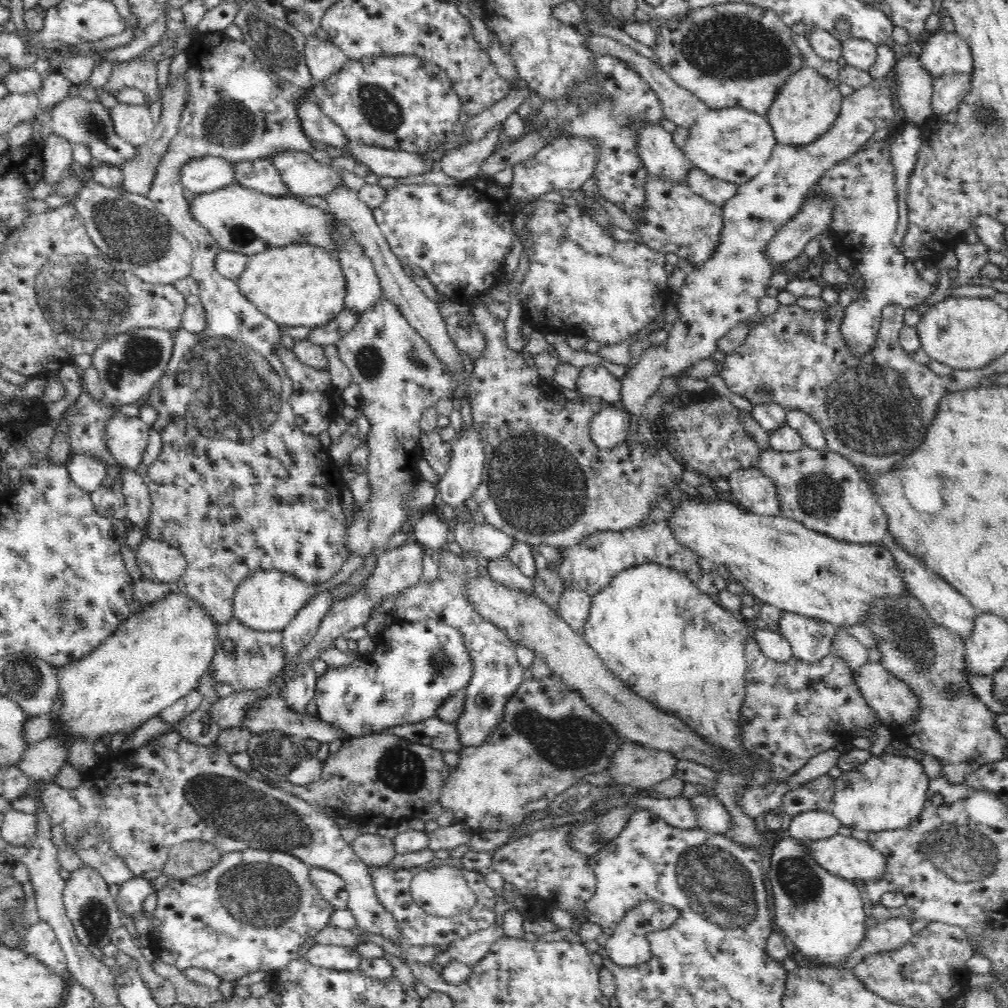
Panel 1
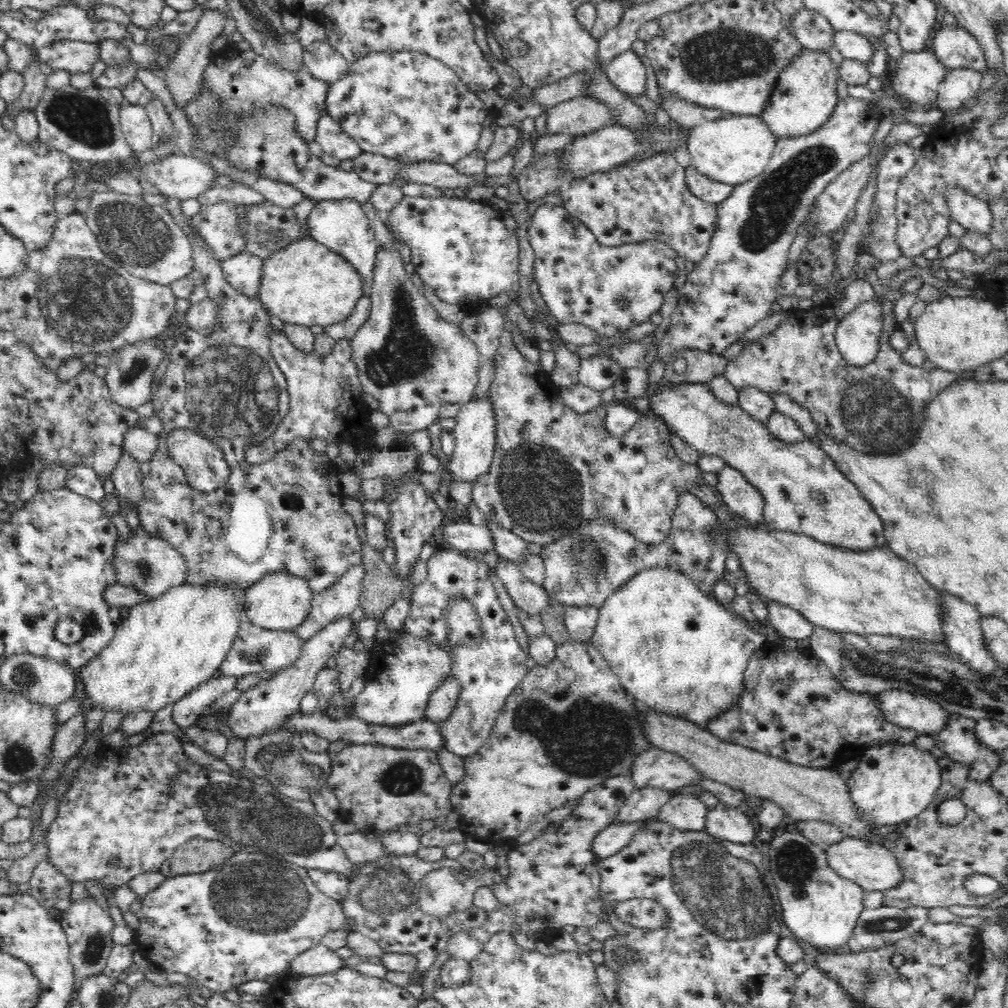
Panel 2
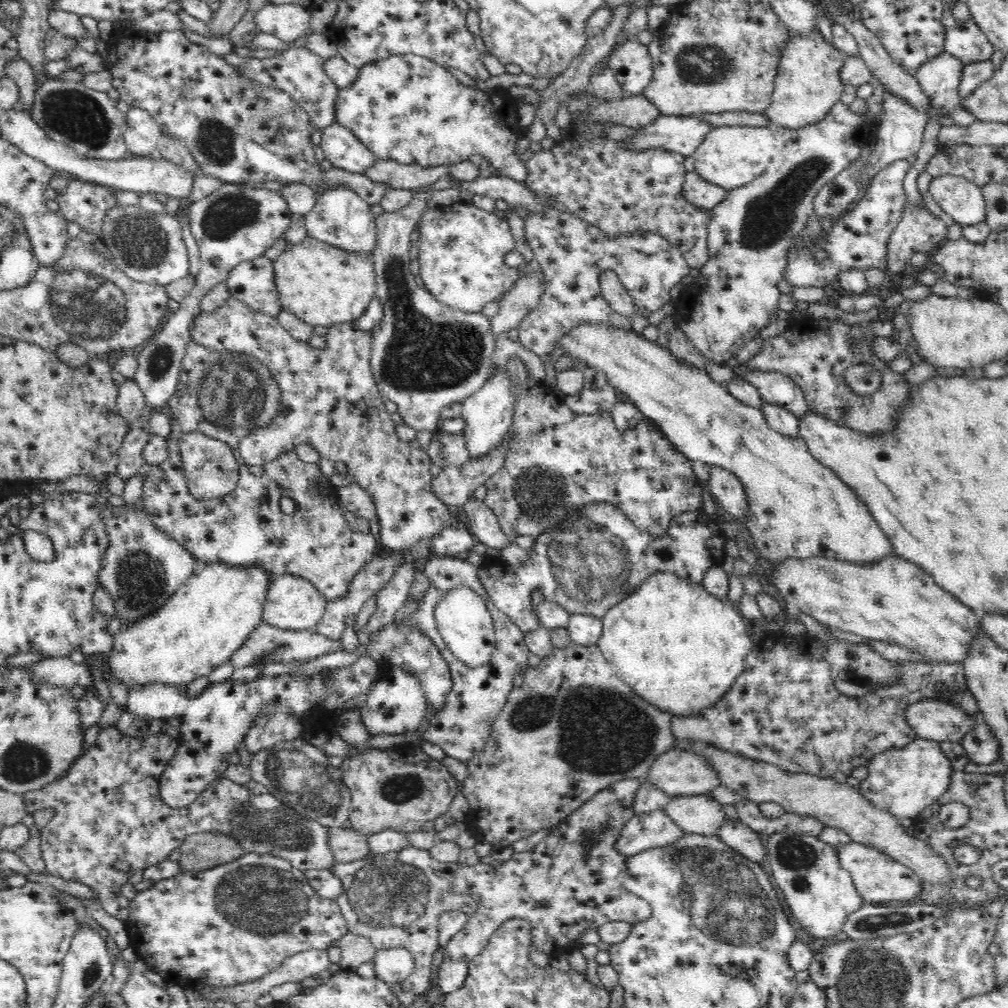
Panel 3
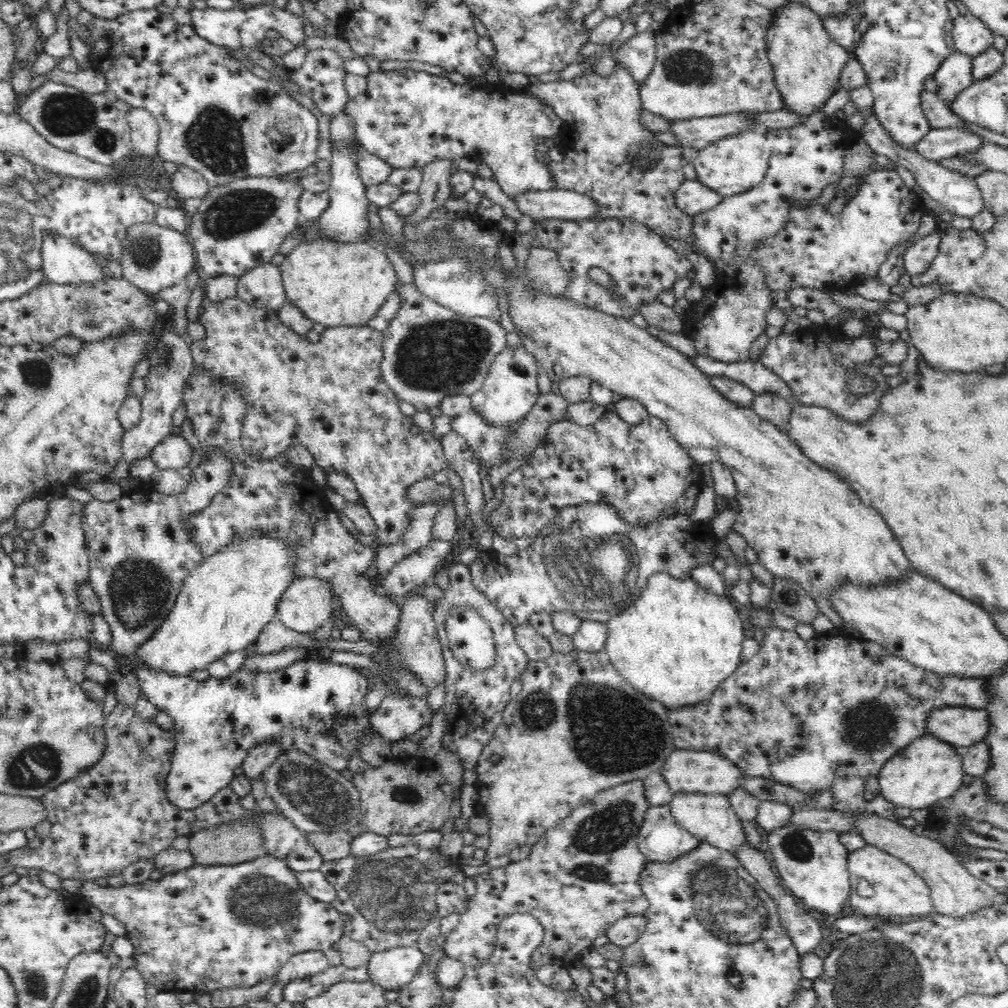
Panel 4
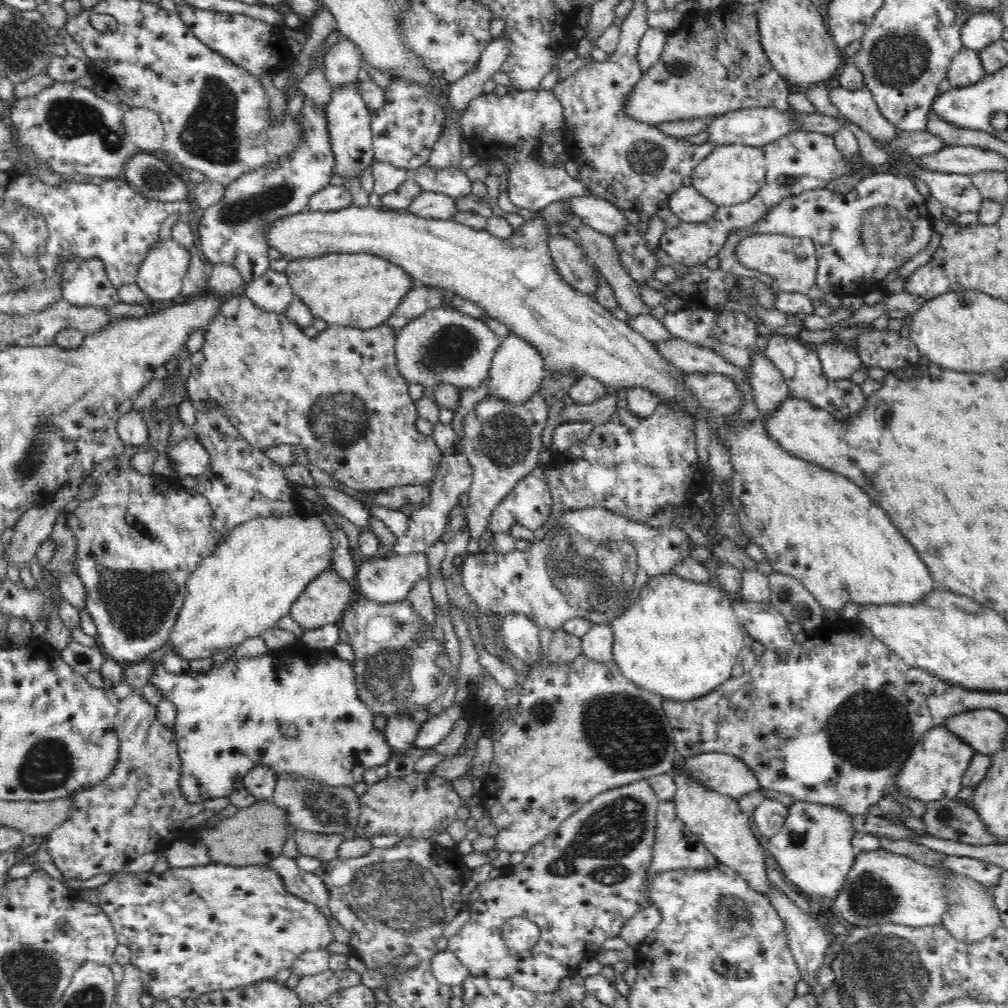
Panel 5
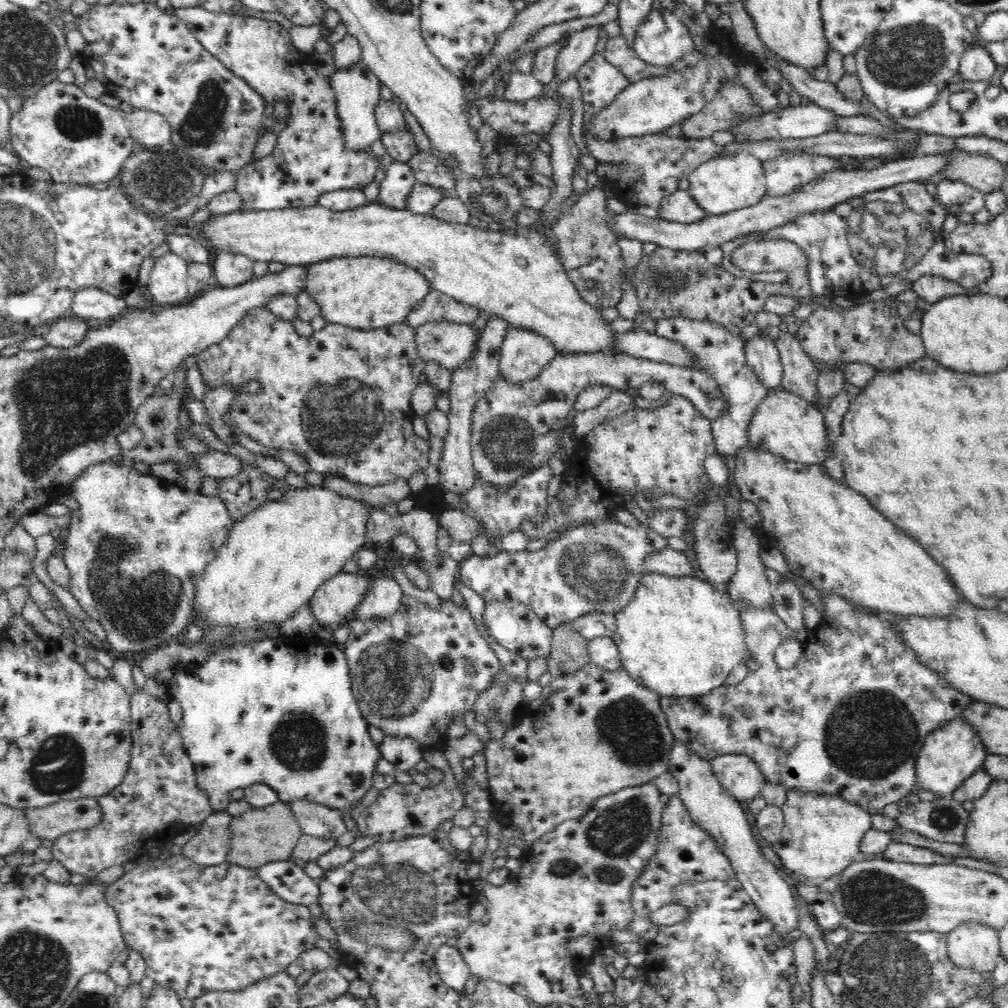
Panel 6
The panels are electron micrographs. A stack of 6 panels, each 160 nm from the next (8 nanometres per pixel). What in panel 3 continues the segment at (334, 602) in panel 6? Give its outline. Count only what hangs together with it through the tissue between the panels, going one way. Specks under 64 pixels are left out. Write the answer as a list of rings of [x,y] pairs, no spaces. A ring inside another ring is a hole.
[[[285,574],[272,578],[262,601],[262,623],[283,630],[313,630],[322,620],[326,601],[316,587],[301,576]]]

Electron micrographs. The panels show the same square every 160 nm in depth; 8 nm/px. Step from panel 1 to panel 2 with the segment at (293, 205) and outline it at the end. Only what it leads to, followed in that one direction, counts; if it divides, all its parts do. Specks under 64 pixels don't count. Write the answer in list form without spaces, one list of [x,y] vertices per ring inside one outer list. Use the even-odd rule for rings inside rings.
[[[266,200],[261,204],[243,205],[238,215],[237,228],[243,236],[243,251],[261,259],[273,255],[274,252],[288,246],[291,242],[310,237],[307,220],[300,220],[292,208],[282,208],[277,204],[268,203]]]

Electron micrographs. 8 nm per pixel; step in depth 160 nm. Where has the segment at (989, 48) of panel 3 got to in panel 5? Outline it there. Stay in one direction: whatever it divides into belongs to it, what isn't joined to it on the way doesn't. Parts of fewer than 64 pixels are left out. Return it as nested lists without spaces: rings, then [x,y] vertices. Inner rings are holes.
[[[982,12],[970,16],[962,30],[960,30],[960,39],[963,48],[980,52],[991,46],[994,42],[1001,39],[1005,26],[998,17]]]

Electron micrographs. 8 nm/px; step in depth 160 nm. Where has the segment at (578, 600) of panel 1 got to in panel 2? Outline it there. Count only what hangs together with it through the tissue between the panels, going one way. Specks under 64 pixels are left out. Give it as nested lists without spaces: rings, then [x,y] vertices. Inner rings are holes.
[[[568,605],[563,614],[565,626],[569,633],[569,639],[590,642],[596,624],[598,624],[599,610],[592,605]]]

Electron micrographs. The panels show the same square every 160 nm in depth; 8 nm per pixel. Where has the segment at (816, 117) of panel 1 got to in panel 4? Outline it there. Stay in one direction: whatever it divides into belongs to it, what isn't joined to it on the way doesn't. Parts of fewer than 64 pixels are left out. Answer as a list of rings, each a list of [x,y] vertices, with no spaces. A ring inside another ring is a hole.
[[[791,1],[786,9],[774,14],[766,41],[783,108],[792,115],[809,117],[824,108],[828,98],[839,90],[841,73],[851,51],[831,39],[824,29],[823,20],[809,6]]]

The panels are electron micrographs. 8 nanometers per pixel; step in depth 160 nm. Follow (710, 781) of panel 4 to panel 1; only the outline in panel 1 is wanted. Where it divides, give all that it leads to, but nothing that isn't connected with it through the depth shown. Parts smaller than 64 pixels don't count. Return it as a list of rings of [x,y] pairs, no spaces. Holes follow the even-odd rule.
[[[624,741],[612,753],[606,772],[616,784],[648,789],[673,776],[676,759],[669,752]]]

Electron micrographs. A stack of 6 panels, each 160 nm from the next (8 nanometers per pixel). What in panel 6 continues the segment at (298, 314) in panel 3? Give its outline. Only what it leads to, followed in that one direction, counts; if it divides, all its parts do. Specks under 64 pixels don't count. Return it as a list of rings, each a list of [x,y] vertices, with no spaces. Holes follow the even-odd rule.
[[[341,256],[318,261],[306,266],[303,292],[308,293],[319,306],[326,323],[342,324],[350,328],[374,330],[402,323],[409,312],[430,292],[423,274],[407,264],[376,256]]]

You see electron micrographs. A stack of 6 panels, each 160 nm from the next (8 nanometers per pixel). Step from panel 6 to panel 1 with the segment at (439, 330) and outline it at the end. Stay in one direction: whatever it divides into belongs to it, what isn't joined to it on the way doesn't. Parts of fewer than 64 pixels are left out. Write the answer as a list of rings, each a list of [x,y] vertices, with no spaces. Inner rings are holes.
[[[383,296],[376,306],[358,316],[354,328],[335,344],[335,351],[338,358],[350,369],[352,383],[361,388],[358,407],[368,417],[370,425],[366,438],[369,457],[365,468],[370,484],[370,498],[354,512],[352,520],[346,524],[343,538],[343,548],[346,549],[348,558],[360,556],[365,561],[370,554],[380,557],[386,553],[390,538],[397,531],[409,527],[413,521],[410,516],[410,500],[414,498],[421,480],[418,462],[423,458],[419,453],[419,424],[422,413],[441,398],[459,399],[460,402],[465,393],[456,388],[457,384],[453,382],[451,372],[432,354],[428,342],[410,326],[398,308]]]

